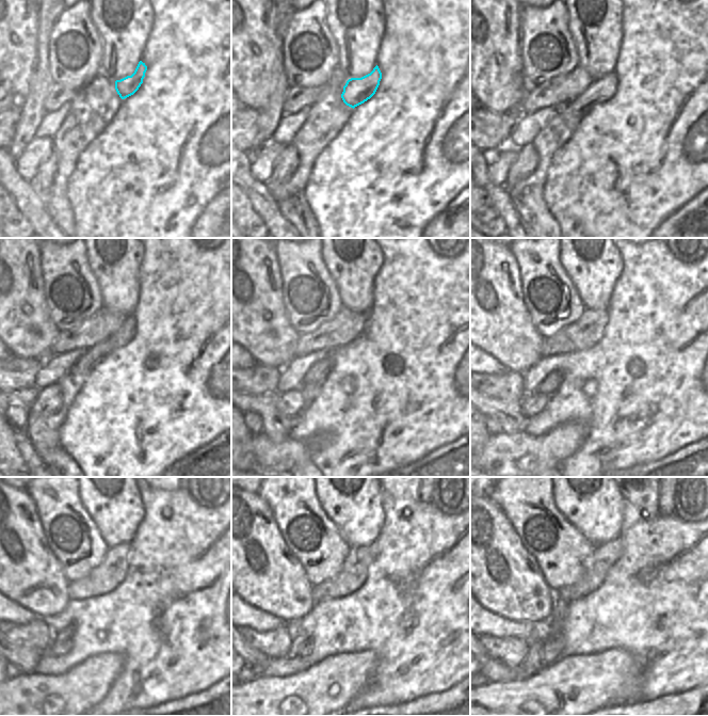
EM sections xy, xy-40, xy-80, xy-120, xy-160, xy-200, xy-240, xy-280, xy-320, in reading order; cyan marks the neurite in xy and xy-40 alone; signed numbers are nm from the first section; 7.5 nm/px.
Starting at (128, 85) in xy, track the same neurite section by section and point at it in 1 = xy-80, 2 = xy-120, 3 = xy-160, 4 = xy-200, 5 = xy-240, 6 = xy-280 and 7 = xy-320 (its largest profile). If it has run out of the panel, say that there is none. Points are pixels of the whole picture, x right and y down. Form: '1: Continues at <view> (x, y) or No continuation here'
1: Continues at xy-80 (602, 89)
2: Continues at xy-120 (126, 333)
3: Continues at xy-160 (318, 372)
4: Continues at xy-200 (550, 384)
5: Continues at xy-240 (66, 634)
6: Continues at xy-280 (302, 647)
7: Continues at xy-320 (533, 663)

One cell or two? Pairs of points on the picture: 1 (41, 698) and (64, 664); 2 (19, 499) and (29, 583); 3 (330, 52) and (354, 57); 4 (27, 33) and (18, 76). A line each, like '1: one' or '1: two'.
1: two
2: one
3: two
4: one

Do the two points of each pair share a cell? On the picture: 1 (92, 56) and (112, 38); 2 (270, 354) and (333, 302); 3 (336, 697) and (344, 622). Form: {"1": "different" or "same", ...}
{"1": "different", "2": "different", "3": "different"}

